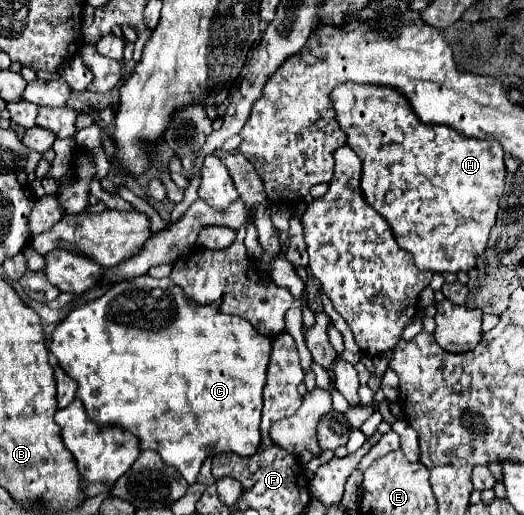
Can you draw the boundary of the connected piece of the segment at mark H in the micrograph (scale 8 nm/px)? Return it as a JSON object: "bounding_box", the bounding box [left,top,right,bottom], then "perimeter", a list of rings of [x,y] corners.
{"bounding_box":[331,82,505,274],"perimeter":[[[347,82],[331,92],[331,100],[335,120],[347,134],[347,144],[363,162],[361,190],[365,200],[389,222],[399,246],[415,256],[415,266],[439,274],[471,270],[477,252],[485,250],[505,188],[503,148],[499,142],[459,136],[459,132],[441,124],[423,124],[411,112],[407,100],[391,88]]]}

